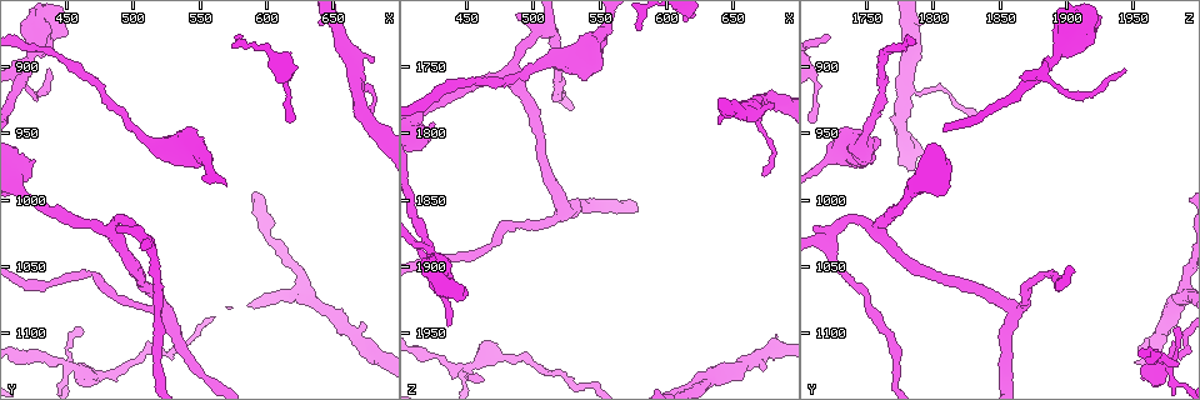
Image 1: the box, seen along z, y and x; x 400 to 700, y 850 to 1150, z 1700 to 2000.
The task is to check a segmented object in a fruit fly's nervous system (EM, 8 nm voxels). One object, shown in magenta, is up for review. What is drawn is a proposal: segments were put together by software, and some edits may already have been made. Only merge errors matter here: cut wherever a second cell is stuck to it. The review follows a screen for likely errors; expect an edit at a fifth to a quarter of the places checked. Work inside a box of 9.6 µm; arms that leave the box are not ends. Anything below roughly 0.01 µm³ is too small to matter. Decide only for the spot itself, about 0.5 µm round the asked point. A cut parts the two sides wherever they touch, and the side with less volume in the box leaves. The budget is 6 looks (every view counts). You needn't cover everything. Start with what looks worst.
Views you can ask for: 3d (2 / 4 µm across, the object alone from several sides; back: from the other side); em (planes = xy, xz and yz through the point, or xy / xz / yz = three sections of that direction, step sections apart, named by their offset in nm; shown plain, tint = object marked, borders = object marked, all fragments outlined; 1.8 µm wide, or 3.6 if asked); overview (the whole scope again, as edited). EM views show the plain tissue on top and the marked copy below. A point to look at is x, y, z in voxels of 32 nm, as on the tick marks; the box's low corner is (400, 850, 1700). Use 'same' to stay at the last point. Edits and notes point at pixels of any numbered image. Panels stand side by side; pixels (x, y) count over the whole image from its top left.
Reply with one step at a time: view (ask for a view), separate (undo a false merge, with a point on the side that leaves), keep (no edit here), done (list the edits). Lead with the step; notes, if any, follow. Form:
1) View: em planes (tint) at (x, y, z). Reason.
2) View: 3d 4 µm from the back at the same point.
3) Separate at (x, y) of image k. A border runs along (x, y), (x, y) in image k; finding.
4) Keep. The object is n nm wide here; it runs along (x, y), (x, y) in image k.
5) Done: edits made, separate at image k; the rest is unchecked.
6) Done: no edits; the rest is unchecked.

View: 3d 2 µm from the back at (522, 1084, 1860). Three arms meet.

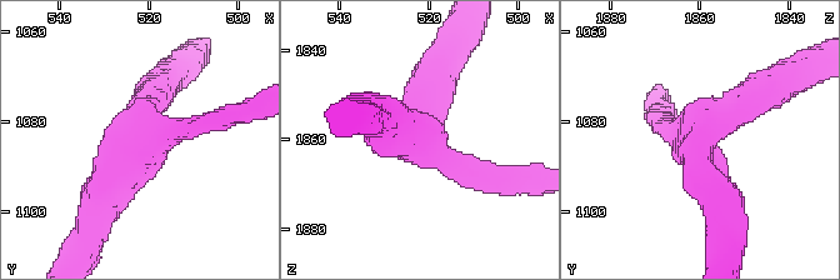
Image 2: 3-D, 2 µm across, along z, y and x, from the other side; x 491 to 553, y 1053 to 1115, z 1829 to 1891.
View: em planes (tint) at (520, 1084, 1861). 3 arms meet here; the arms are 180, 280, 280 nm wide; need the tissue.

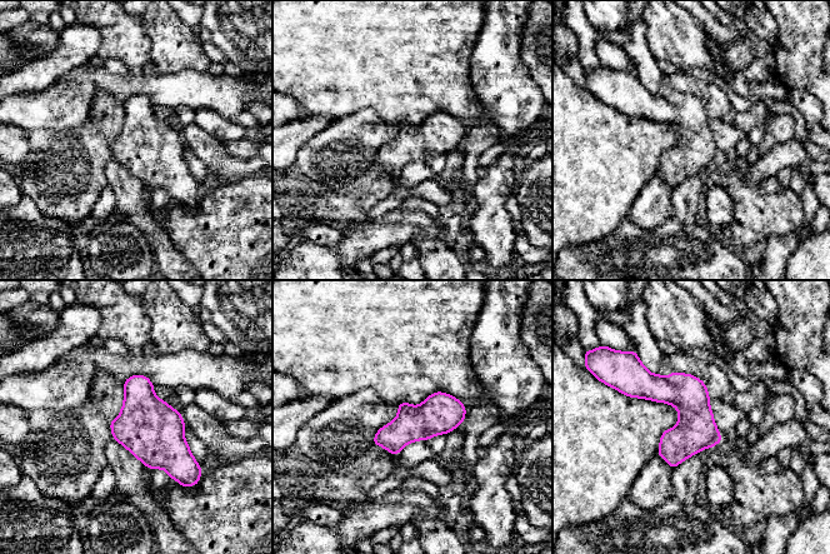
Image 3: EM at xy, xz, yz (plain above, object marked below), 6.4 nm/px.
Keep. The object is 240 nm wide here; all the same cell.

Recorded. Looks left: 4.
View: 3d 2 µm at (424, 898, 1890). Four arms meet.

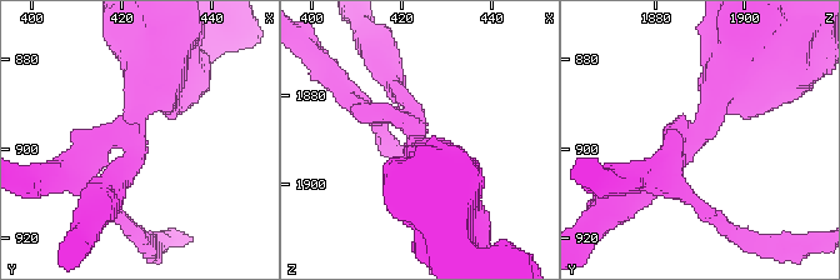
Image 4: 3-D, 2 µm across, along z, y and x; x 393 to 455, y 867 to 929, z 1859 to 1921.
View: em planes (tint) at (424, 897, 1890). Now the EM.

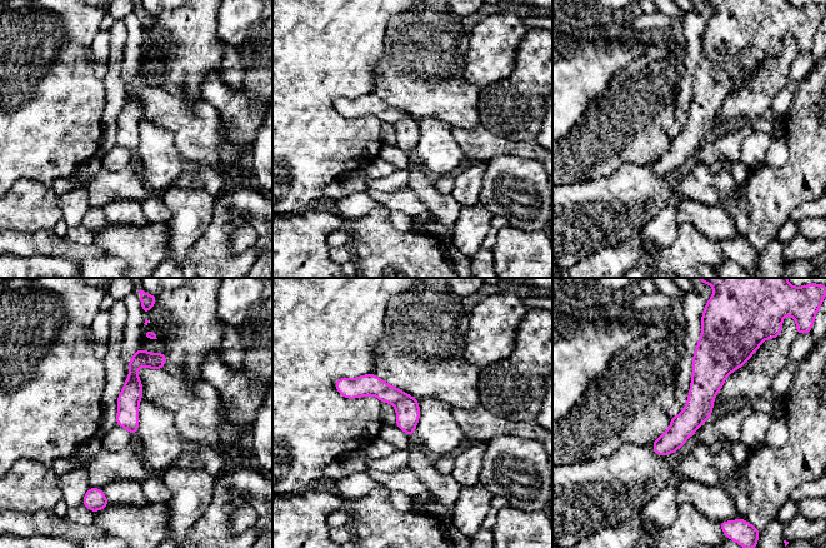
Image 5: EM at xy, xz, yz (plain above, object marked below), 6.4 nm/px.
Separate at (370, 384) of image 5. 4 arms meet here; the part that leaves runs along (344, 389), (379, 388), (401, 394) in image 5; a second cell is stuck on.

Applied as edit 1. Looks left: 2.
Done: edits made, separate at image 5; the rest is unchecked.

